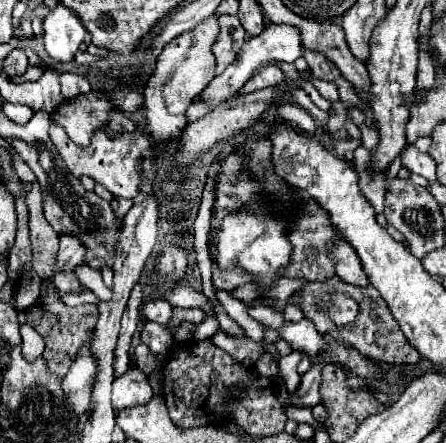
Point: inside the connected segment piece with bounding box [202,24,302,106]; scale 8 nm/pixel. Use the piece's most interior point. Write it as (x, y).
(283, 42)

